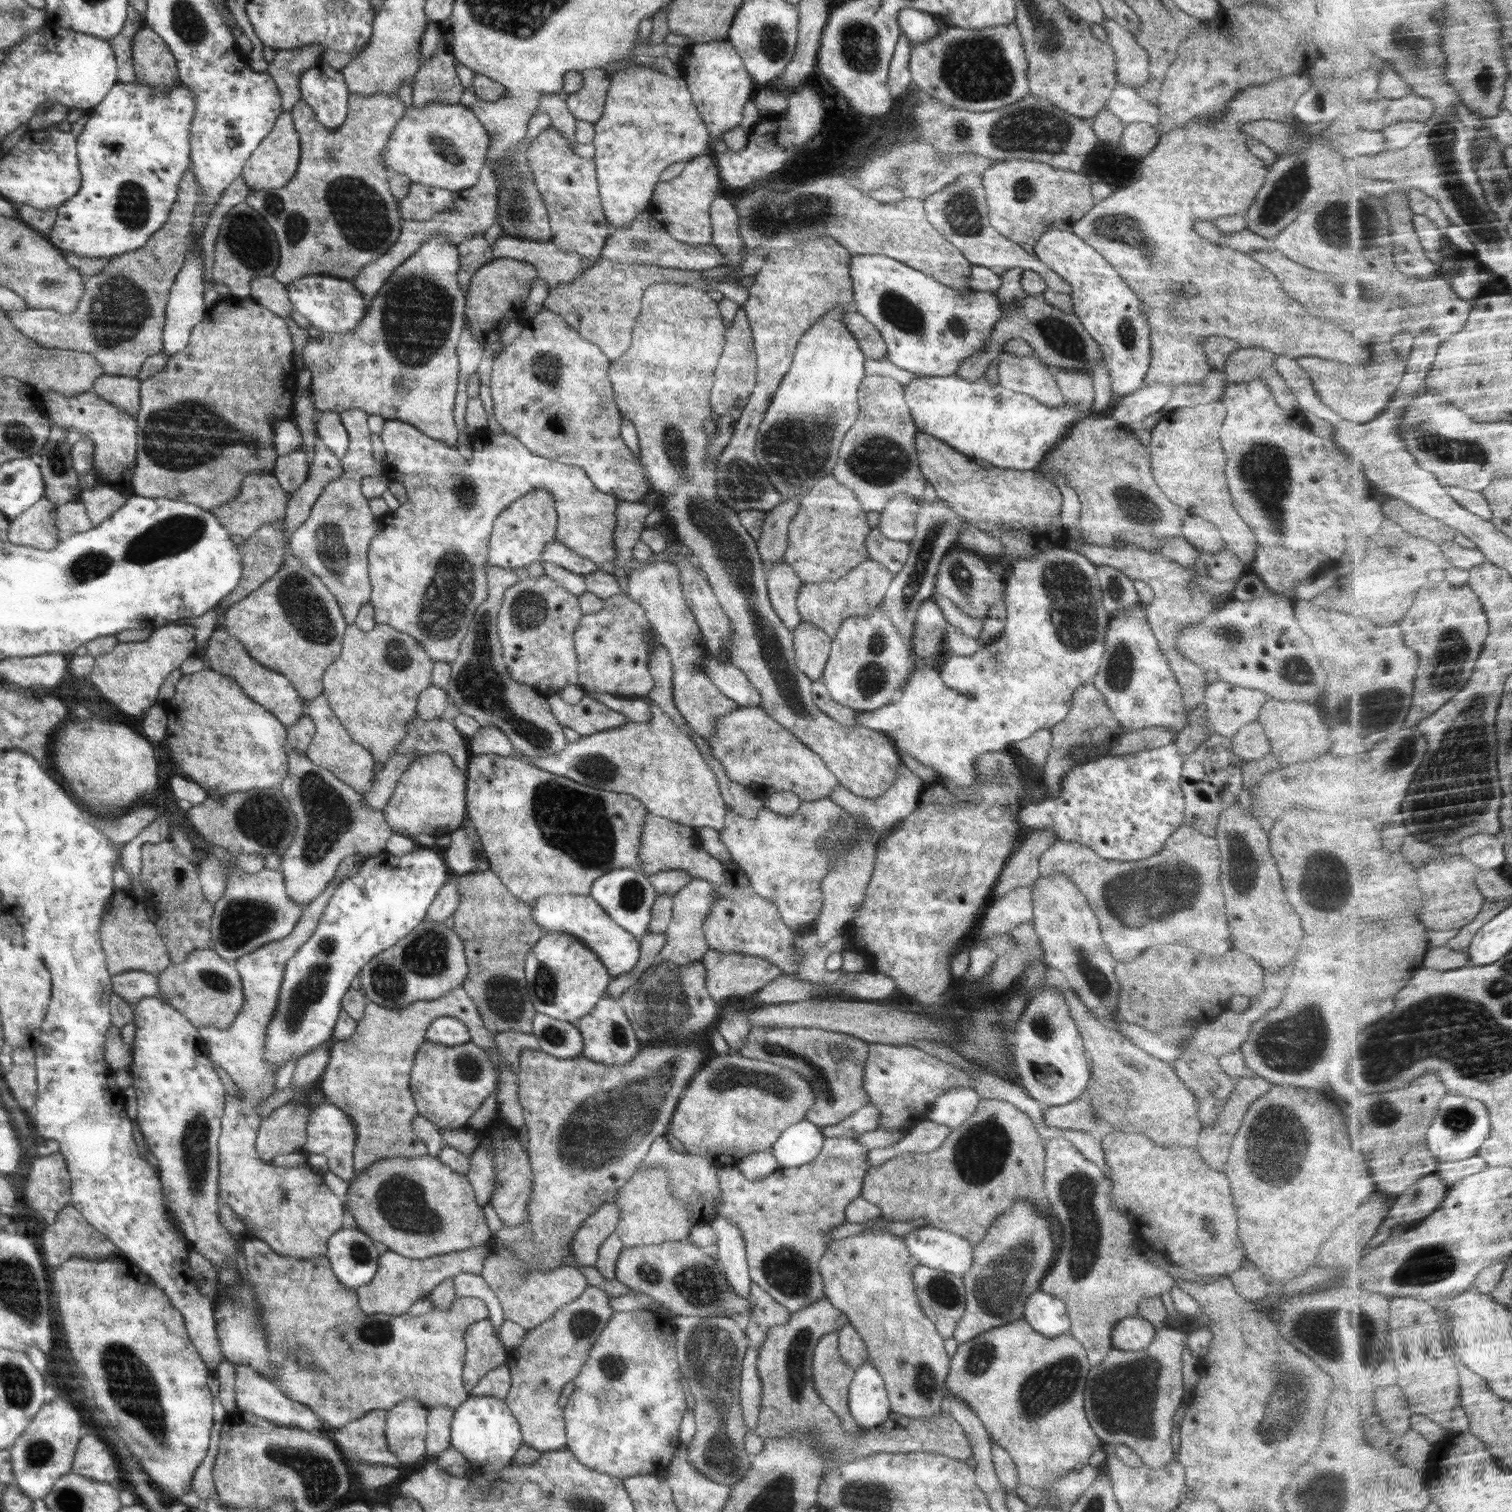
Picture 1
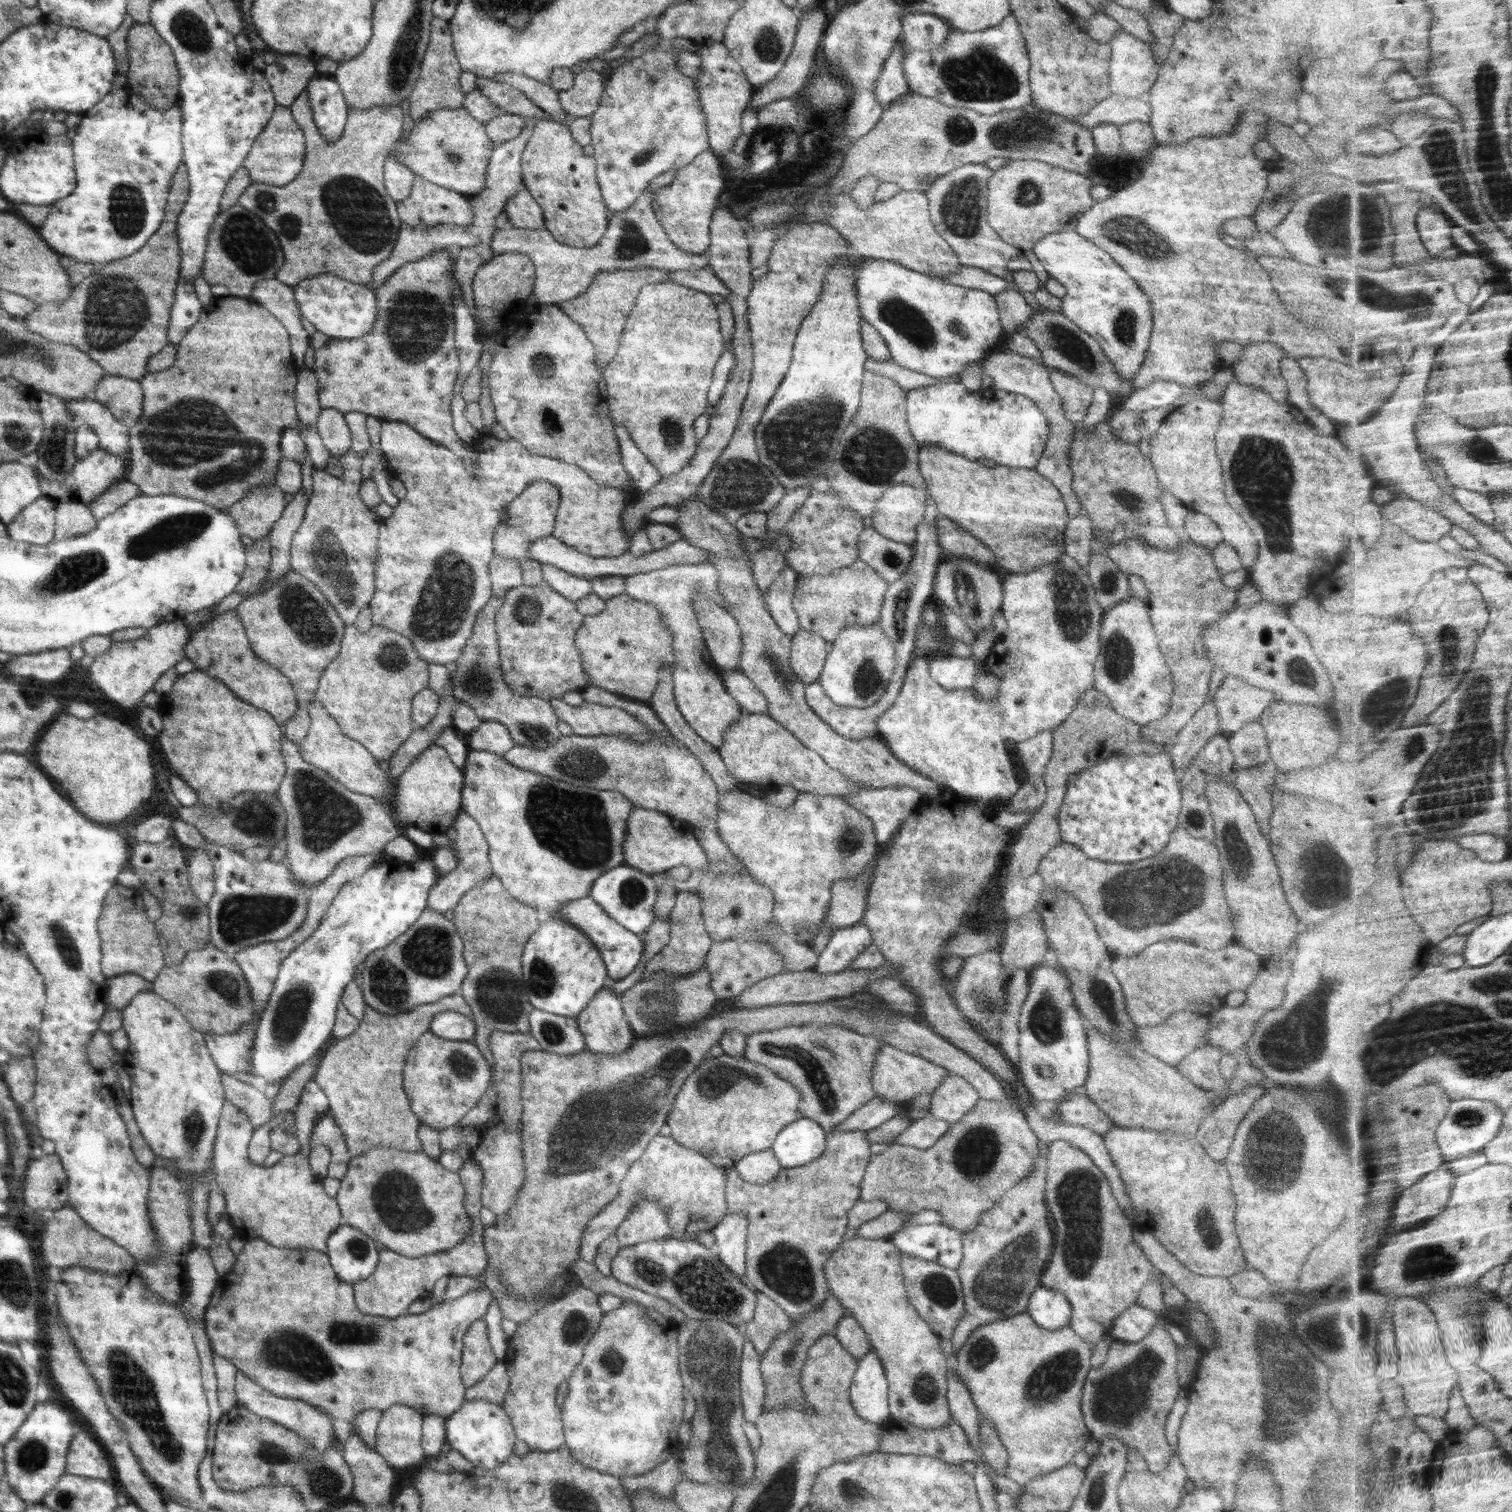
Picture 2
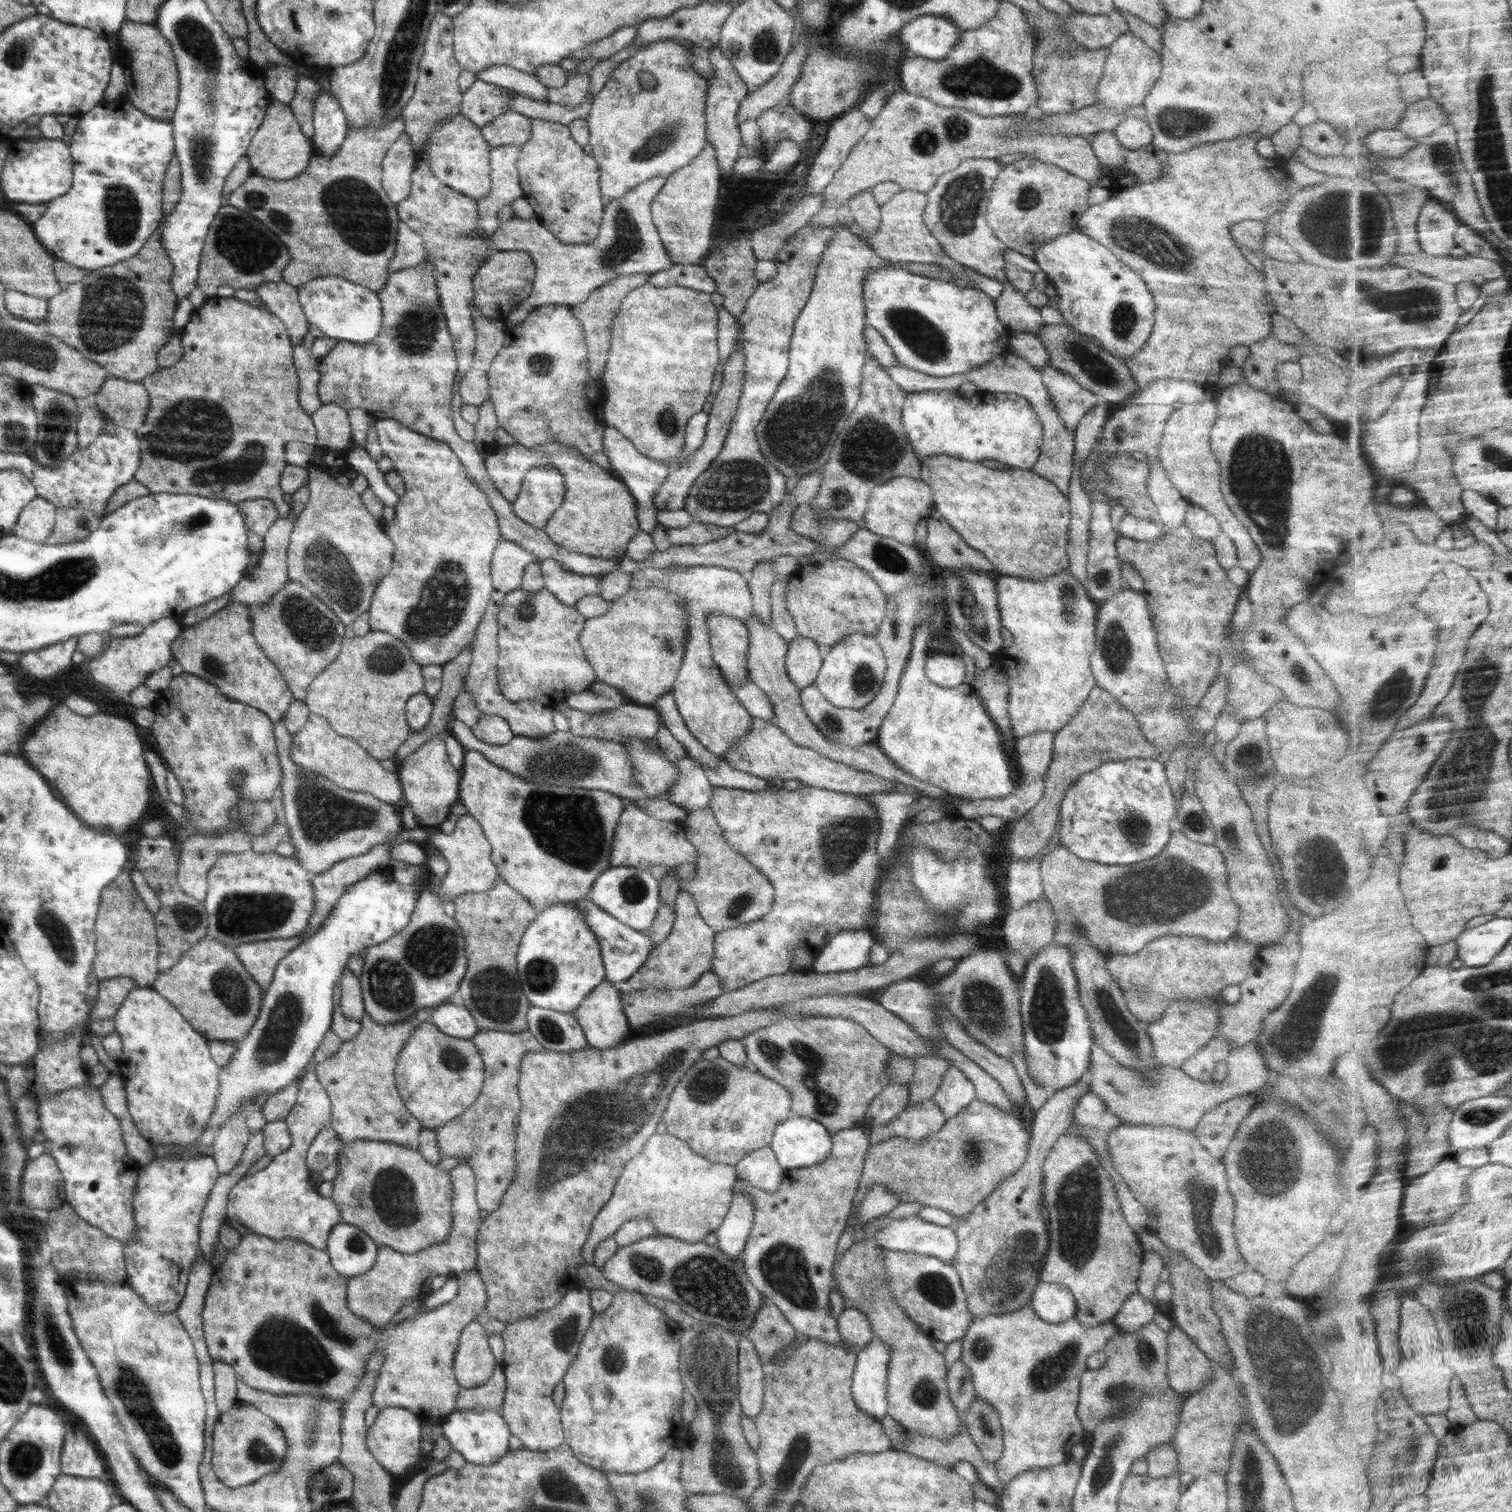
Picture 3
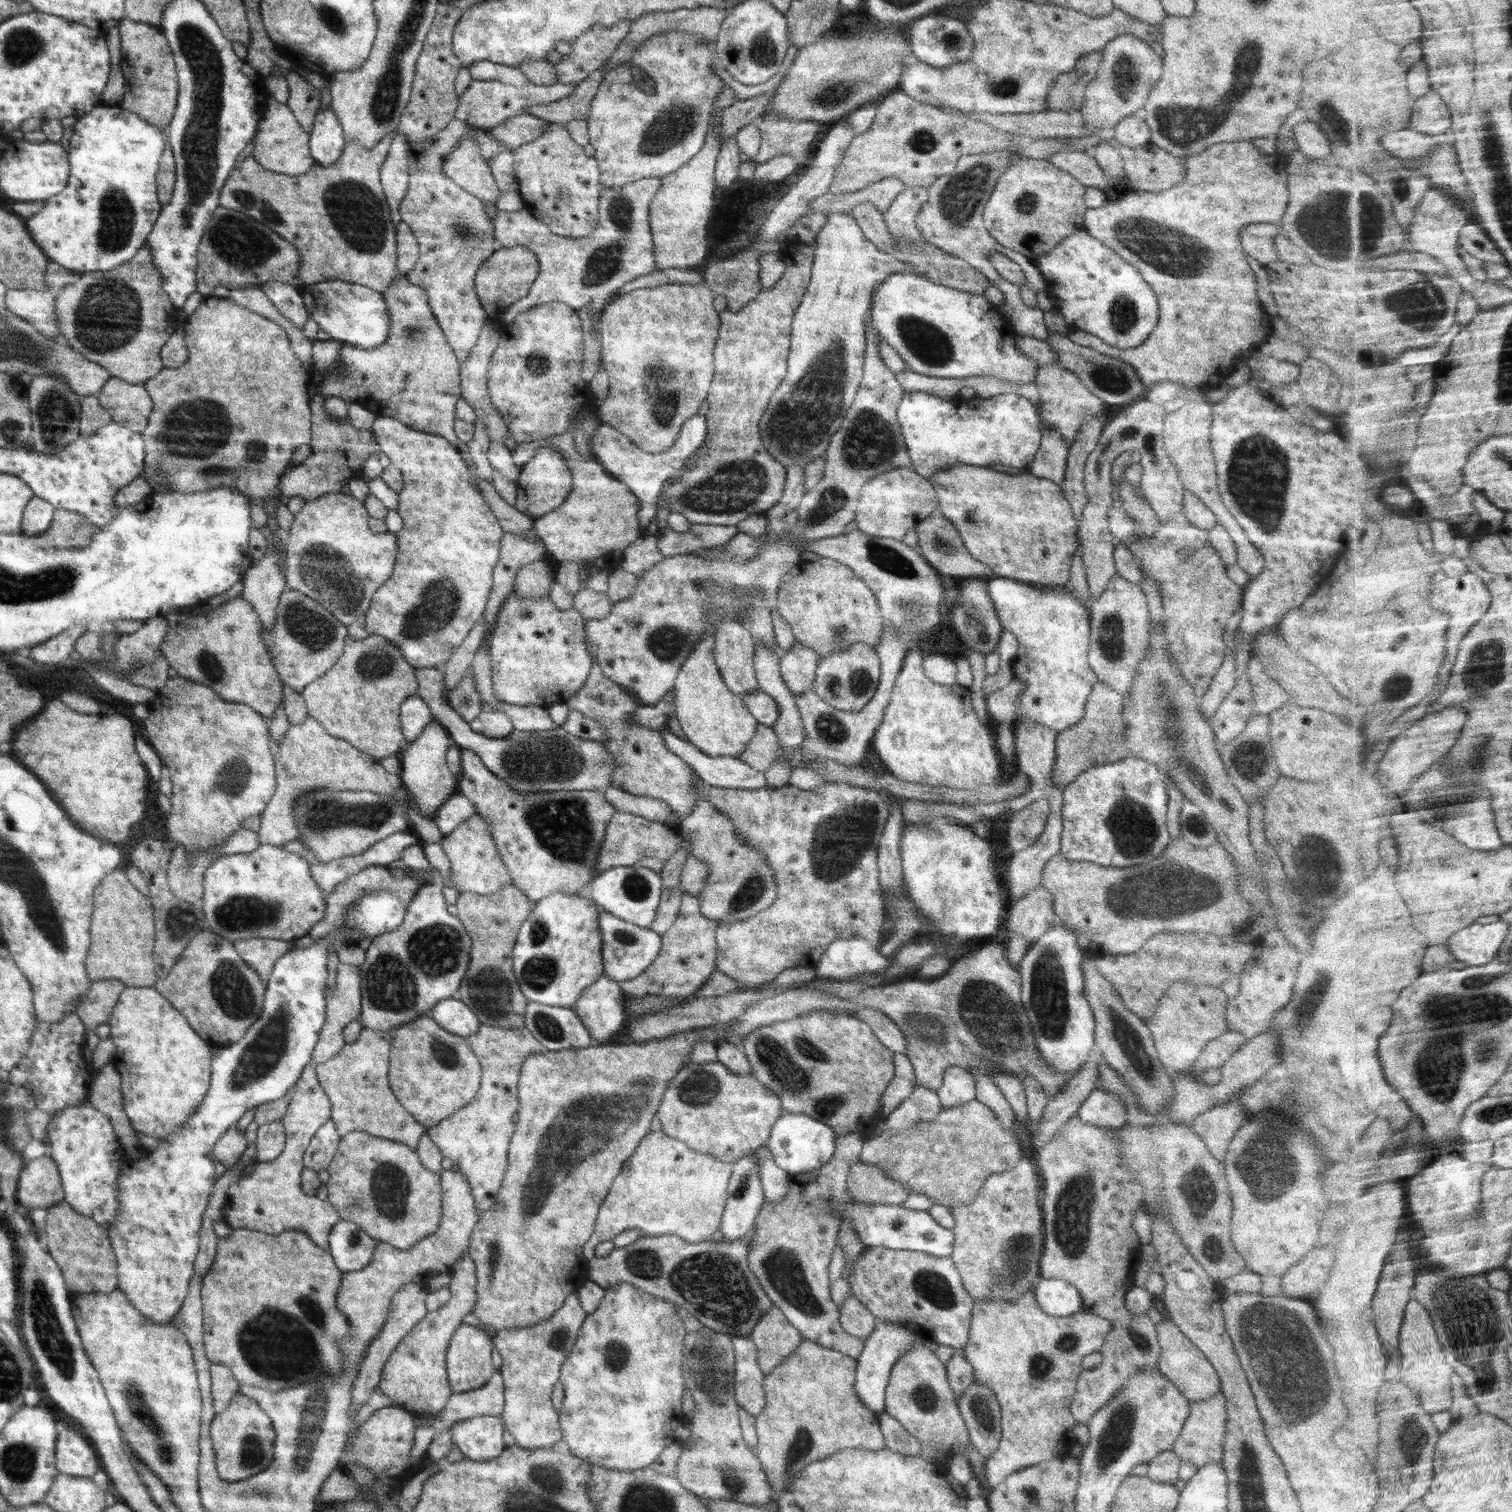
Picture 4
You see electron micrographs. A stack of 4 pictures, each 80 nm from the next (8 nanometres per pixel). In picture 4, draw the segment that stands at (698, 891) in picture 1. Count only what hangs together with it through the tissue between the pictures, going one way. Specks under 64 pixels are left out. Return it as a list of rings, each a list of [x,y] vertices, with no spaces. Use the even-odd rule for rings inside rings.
[[[684,893],[681,907],[672,926],[661,936],[660,956],[650,968],[641,972],[636,978],[621,981],[619,985],[626,997],[666,997],[673,1001],[686,1002],[699,991],[708,977],[716,969],[717,940],[715,932],[717,923],[706,918],[700,910],[700,901],[696,896]]]

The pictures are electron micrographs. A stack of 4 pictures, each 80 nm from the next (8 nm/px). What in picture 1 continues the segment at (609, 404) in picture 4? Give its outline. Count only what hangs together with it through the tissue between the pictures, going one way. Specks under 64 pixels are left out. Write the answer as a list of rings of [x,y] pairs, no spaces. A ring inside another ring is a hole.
[[[707,280],[705,282],[707,288],[698,289],[689,284],[676,284],[670,282],[659,282],[658,284],[650,284],[646,287],[646,290],[643,294],[643,300],[641,301],[641,311],[638,315],[638,318],[635,319],[633,326],[633,335],[632,343],[630,343],[630,352],[626,352],[624,356],[609,362],[608,364],[608,380],[612,384],[612,390],[614,390],[614,400],[618,412],[622,420],[628,420],[632,422],[632,426],[635,427],[638,440],[639,440],[639,458],[641,458],[641,464],[645,466],[645,474],[649,480],[650,485],[654,486],[654,489],[658,490],[658,493],[661,493],[661,499],[659,500],[659,506],[664,511],[666,524],[670,526],[670,529],[673,531],[674,542],[680,542],[685,544],[693,553],[691,554],[691,561],[699,566],[705,576],[707,576],[707,581],[711,585],[713,593],[716,595],[719,605],[724,609],[725,615],[730,618],[730,623],[732,623],[731,632],[729,634],[729,662],[734,666],[737,666],[744,674],[747,676],[747,679],[756,687],[756,690],[760,693],[761,696],[761,708],[764,709],[768,716],[771,716],[778,724],[781,724],[784,728],[787,728],[794,736],[798,737],[800,742],[803,742],[808,748],[812,749],[812,752],[815,752],[820,758],[825,762],[825,765],[830,769],[830,772],[839,780],[846,790],[849,790],[852,794],[857,794],[858,796],[867,796],[867,798],[876,798],[888,790],[889,786],[892,786],[892,783],[897,779],[897,768],[900,766],[900,754],[898,748],[896,748],[893,742],[882,732],[863,727],[862,725],[856,725],[855,727],[843,727],[841,724],[838,724],[835,720],[832,720],[832,717],[829,717],[825,712],[822,712],[816,706],[816,703],[813,701],[812,696],[812,683],[805,674],[802,672],[795,663],[795,648],[793,647],[793,631],[788,630],[780,618],[776,614],[775,608],[772,606],[771,600],[769,599],[768,587],[767,587],[767,574],[764,570],[763,560],[761,559],[756,540],[753,536],[748,534],[748,531],[743,527],[743,524],[740,522],[738,513],[730,508],[728,505],[721,503],[719,496],[716,493],[716,460],[712,459],[709,461],[705,457],[705,448],[709,444],[709,437],[704,432],[704,421],[713,419],[714,413],[710,406],[710,390],[712,385],[714,385],[714,372],[718,362],[720,361],[720,356],[722,355],[724,346],[725,346],[725,330],[727,329],[724,326],[722,315],[719,311],[719,303],[715,300],[712,300],[708,296],[706,290],[708,289],[718,289],[726,298],[733,300],[740,308],[748,300],[749,288],[744,287],[744,285],[738,285],[738,283],[733,282],[732,280]]]

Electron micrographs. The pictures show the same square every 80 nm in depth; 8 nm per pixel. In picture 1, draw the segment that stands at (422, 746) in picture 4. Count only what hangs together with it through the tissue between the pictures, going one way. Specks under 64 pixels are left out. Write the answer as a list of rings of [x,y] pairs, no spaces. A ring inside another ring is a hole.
[[[444,752],[420,756],[401,774],[392,798],[381,810],[394,833],[415,838],[426,834],[444,837],[462,827],[467,818],[465,799],[467,773],[460,770]]]

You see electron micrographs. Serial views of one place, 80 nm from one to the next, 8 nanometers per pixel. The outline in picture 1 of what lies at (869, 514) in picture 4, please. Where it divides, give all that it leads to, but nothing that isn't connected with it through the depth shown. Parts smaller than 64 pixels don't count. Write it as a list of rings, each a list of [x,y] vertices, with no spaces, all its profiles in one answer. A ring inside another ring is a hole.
[[[899,493],[880,513],[878,528],[889,539],[909,542],[915,537],[915,520],[924,499]]]

